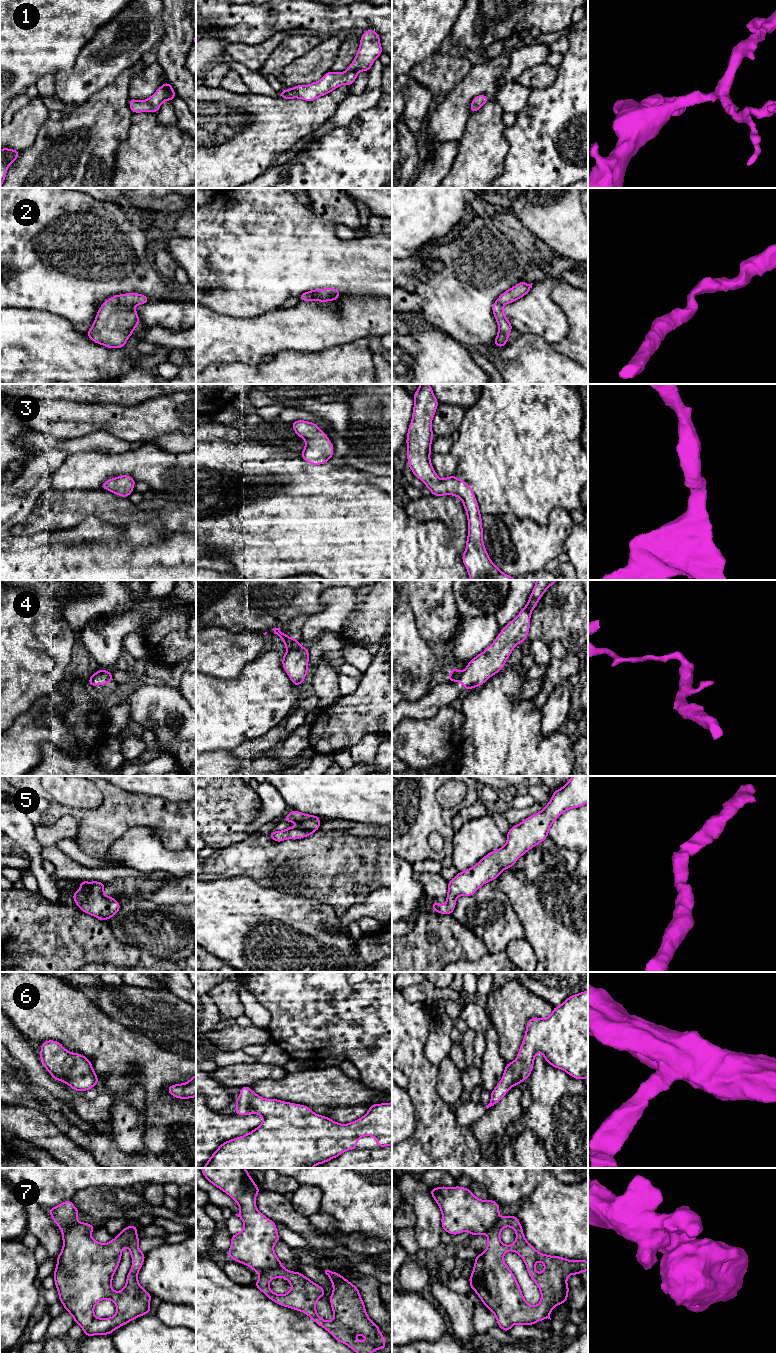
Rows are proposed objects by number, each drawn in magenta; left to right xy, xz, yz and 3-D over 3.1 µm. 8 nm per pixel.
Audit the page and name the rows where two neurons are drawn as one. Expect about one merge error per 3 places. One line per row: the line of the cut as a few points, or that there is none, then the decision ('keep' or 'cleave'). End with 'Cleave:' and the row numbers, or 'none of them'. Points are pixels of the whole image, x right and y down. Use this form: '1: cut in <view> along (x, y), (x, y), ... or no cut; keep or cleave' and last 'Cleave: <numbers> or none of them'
1: no cut; keep
2: no cut; keep
3: no cut; keep
4: cut in xz along (300, 646), (288, 650); cleave
5: no cut; keep
6: no cut; keep
7: cut in xz along (280, 1265), (259, 1272); cleave
Cleave: 4, 7

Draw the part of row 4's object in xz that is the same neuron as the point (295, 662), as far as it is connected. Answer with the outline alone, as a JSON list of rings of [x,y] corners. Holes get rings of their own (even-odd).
[[[300,646],[297,649],[288,650],[282,656],[282,666],[295,686],[304,682],[308,673],[309,651]]]

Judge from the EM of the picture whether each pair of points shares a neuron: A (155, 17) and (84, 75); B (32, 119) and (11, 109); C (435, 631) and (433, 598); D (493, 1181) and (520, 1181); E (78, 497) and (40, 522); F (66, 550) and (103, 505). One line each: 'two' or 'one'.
A: one
B: two
C: one
D: one
E: one
F: two

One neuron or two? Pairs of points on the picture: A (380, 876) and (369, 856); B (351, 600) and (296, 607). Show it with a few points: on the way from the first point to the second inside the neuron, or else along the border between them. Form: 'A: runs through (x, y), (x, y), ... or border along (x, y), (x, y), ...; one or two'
A: runs through (380, 871), (372, 861); one
B: border along (325, 590), (321, 596), (324, 607), (307, 617); two

